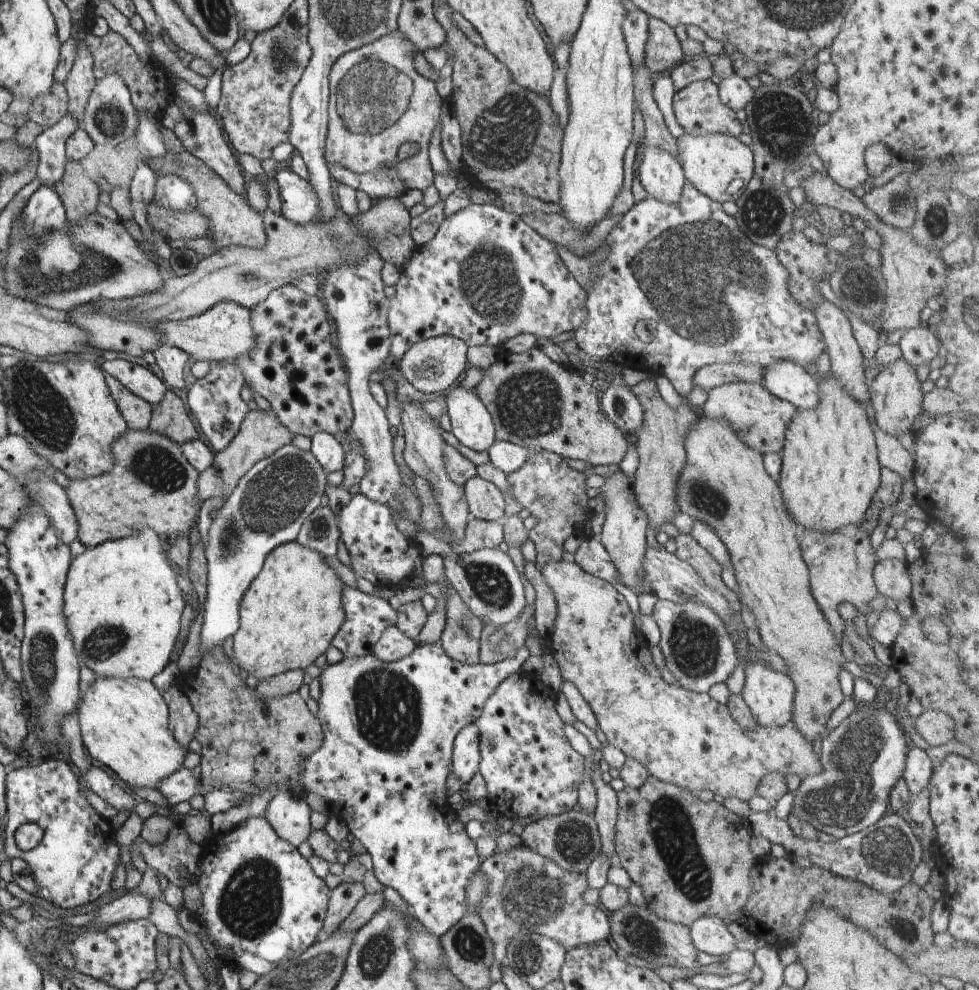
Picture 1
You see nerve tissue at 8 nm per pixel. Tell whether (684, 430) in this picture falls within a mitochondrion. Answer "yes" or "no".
no

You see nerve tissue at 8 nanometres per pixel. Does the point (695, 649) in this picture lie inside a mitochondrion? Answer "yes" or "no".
yes

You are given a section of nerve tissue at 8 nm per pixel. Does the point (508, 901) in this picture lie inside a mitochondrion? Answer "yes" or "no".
yes

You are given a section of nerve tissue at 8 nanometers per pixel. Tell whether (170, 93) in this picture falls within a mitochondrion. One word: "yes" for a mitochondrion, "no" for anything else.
no

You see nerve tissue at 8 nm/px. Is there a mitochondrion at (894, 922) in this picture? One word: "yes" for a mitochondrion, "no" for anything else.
yes

